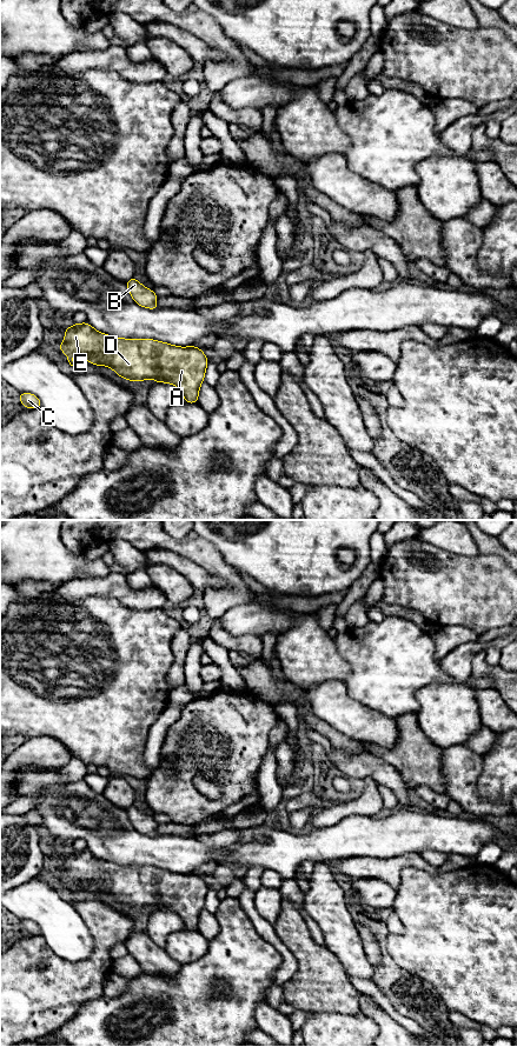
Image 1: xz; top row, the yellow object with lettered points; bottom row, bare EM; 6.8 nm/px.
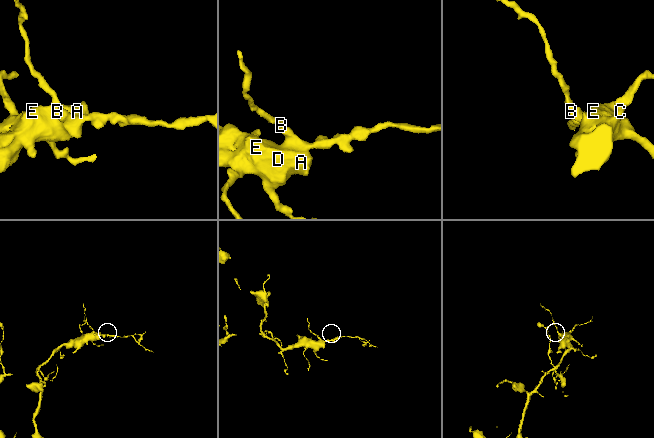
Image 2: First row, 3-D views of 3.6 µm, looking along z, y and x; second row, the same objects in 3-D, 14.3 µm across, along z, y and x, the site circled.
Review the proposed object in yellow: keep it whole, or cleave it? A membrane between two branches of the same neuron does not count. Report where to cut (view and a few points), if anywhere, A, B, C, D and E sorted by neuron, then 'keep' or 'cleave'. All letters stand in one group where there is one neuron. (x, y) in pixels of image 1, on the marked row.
no cut; A B C D E; keep

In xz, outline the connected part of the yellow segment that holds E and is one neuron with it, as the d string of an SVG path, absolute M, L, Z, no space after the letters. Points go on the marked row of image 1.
M88 322L65 328L65 340L58 345L71 366L74 365L73 354L85 354L87 362L111 367L126 380L153 379L174 385L188 404L198 401L208 365L197 346L178 347L153 339L115 338L95 331Z

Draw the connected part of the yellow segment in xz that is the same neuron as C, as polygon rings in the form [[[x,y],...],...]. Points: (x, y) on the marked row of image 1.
[[[19,393],[19,399],[26,408],[41,408],[41,401],[32,393]]]

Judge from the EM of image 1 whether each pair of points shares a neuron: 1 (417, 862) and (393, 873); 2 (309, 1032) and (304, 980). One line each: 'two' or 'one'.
1: one
2: two

